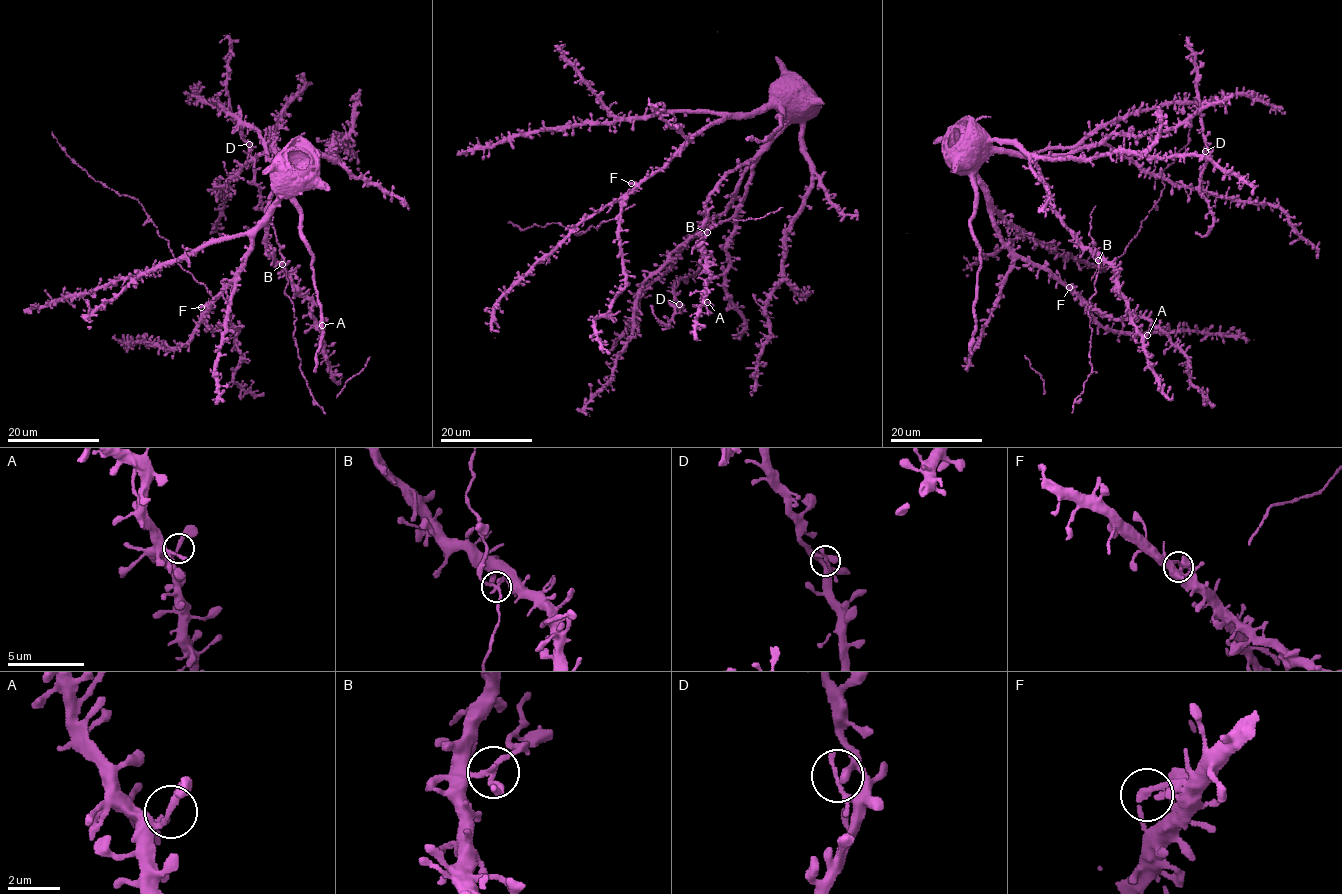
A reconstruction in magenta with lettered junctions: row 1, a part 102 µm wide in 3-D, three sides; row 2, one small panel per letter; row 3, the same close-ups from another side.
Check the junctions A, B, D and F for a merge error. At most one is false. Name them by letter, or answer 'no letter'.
no letter

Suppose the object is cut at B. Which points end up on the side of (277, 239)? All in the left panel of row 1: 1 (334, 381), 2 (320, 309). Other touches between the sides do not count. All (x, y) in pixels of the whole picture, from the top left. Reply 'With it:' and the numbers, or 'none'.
With it: none

